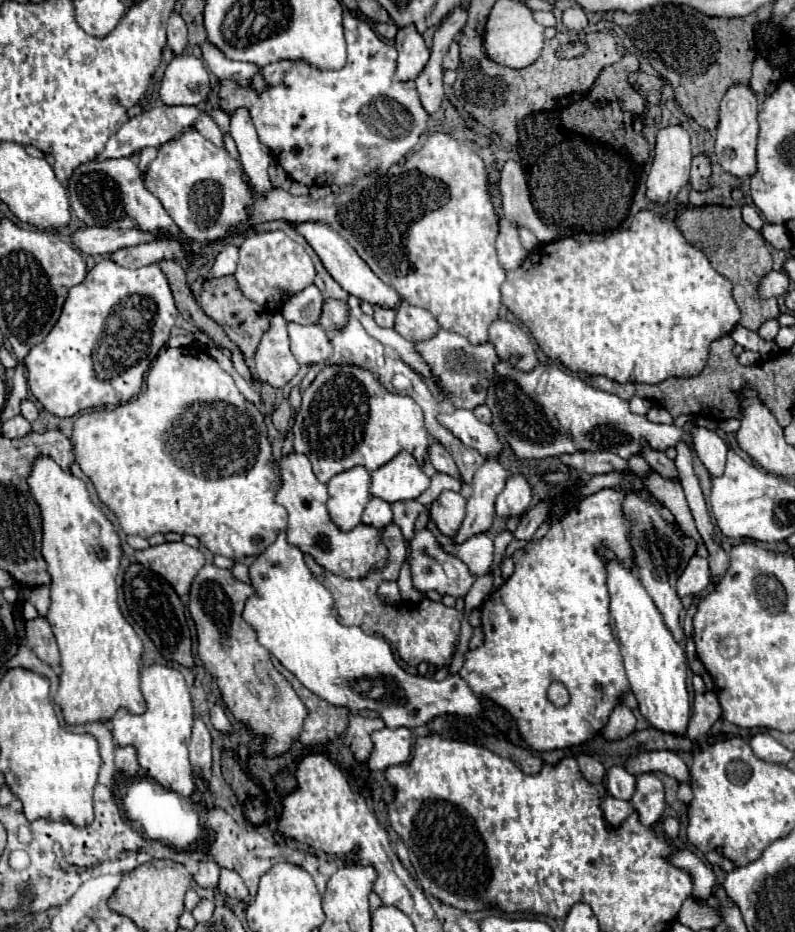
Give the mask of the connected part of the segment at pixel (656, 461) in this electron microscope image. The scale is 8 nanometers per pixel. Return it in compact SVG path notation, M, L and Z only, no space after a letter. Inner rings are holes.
M644 445L642 457L644 457L644 459L650 463L650 467L652 467L658 475L662 475L664 479L670 479L670 481L678 481L678 479L680 479L674 461L668 459L664 453L660 453L660 451L652 451L648 445Z

